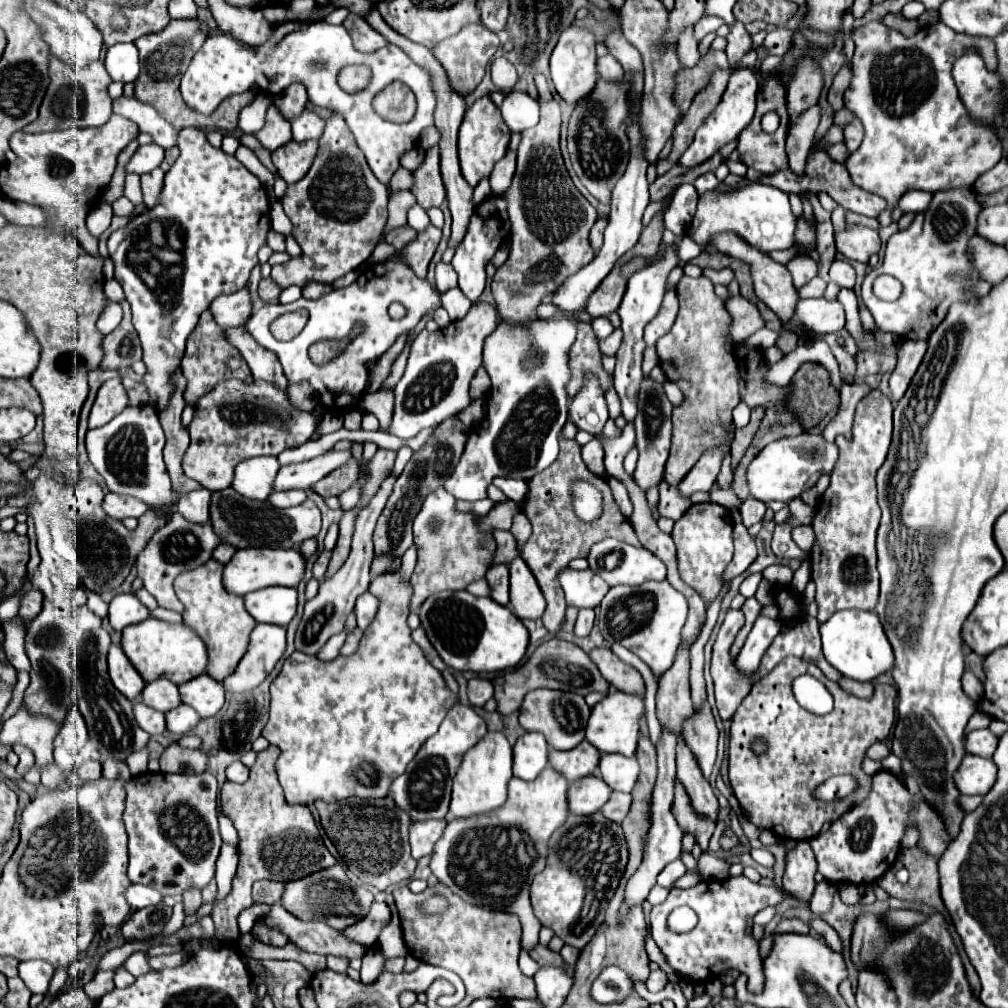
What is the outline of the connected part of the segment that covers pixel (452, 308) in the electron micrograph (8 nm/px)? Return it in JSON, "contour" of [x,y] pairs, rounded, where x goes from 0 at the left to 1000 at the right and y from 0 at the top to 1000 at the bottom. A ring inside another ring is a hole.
{"contour":[[[455,285],[448,286],[441,292],[438,292],[438,299],[438,305],[445,310],[445,313],[447,313],[449,319],[455,317],[455,315],[459,315],[465,310],[465,306],[467,306],[467,300],[461,298],[461,294],[457,292]]]}

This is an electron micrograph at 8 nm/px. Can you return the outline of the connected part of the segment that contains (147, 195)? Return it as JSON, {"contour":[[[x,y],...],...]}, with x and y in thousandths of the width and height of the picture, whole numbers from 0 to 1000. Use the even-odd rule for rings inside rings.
{"contour":[[[154,167],[152,171],[146,171],[140,175],[140,187],[142,187],[142,196],[144,196],[144,204],[152,206],[158,198],[158,192],[162,188],[162,169]]]}

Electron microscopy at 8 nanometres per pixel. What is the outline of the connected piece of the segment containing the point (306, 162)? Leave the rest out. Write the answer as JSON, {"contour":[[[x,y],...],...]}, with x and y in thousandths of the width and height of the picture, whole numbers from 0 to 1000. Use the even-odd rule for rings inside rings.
{"contour":[[[289,139],[287,143],[281,143],[271,151],[271,163],[277,175],[285,183],[289,183],[305,173],[305,167],[309,167],[313,159],[313,151],[314,151],[314,139],[303,139],[303,141]]]}

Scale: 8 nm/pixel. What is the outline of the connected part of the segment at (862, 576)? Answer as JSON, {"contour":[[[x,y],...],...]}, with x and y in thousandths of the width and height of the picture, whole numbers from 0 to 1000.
{"contour":[[[864,387],[852,397],[848,407],[848,419],[844,435],[830,433],[832,458],[824,470],[824,480],[816,490],[807,524],[811,530],[809,544],[805,546],[805,573],[811,579],[811,615],[818,617],[824,609],[838,603],[866,605],[872,593],[872,569],[870,569],[870,548],[868,528],[872,524],[874,506],[870,500],[868,468],[874,464],[886,427],[886,403],[884,397],[872,387]]]}

